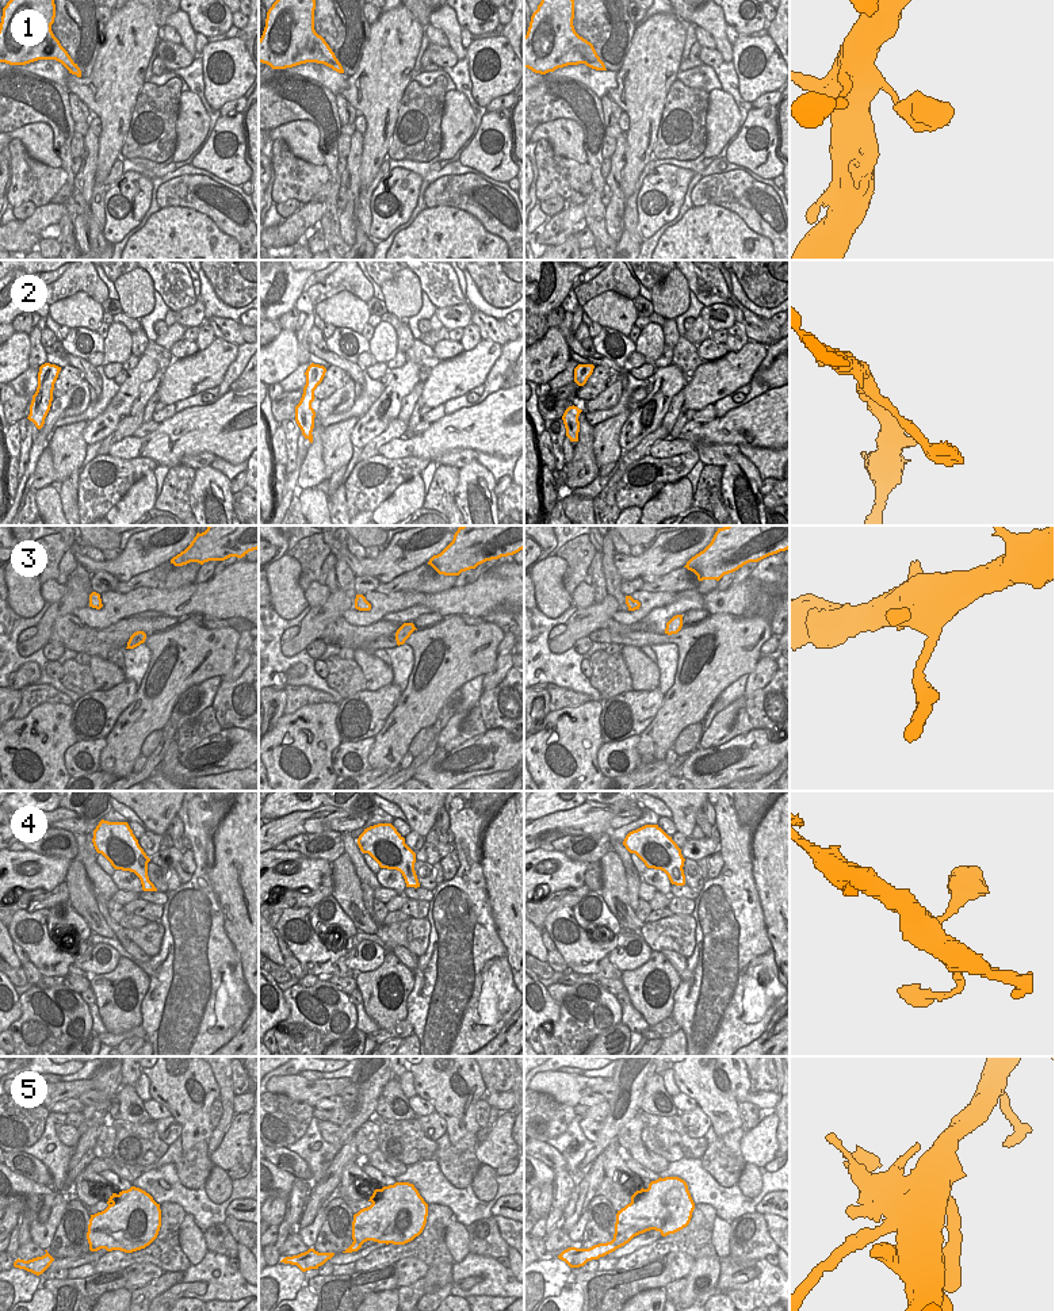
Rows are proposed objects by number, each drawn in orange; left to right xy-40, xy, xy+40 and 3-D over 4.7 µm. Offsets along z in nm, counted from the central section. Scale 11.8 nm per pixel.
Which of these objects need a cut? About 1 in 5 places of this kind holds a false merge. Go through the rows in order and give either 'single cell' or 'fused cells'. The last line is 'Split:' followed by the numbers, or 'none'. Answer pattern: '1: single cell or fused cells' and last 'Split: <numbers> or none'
1: single cell
2: single cell
3: single cell
4: single cell
5: fused cells
Split: 5

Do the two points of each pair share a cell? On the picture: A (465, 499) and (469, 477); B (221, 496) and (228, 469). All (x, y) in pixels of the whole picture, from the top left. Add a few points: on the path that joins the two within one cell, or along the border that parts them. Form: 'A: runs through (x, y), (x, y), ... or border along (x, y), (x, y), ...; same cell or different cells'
A: runs through (466, 493), (469, 482); same cell
B: border along (210, 465), (230, 481); different cells

